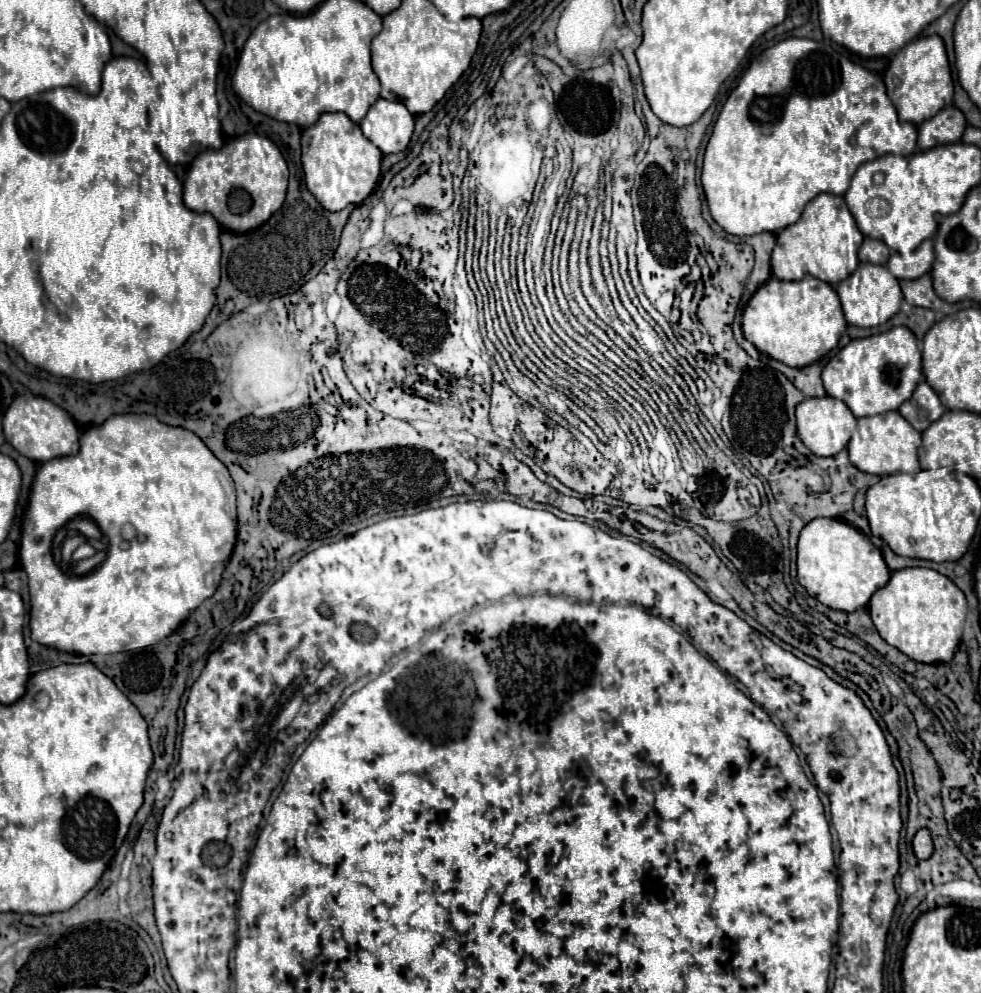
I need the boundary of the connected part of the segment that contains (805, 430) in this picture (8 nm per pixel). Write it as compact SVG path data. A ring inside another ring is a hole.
M832 396L806 398L796 406L796 420L800 440L816 456L834 456L840 450L844 450L856 428L856 416L848 410L848 406L842 400L834 400Z

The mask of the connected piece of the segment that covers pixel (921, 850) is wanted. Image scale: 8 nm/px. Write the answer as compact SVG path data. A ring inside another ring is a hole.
M920 828L912 840L912 848L914 848L914 854L918 858L930 858L932 856L932 838L930 838L930 832L926 828Z

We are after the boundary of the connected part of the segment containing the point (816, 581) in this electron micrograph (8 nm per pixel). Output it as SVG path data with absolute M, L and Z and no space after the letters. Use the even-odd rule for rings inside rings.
M814 518L802 528L798 540L798 582L824 606L842 612L864 608L870 596L888 580L890 570L882 552L848 522Z

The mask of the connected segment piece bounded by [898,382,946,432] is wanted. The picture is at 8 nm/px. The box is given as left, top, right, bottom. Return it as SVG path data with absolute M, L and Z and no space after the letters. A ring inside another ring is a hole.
M920 382L912 394L910 400L906 400L906 404L900 406L898 410L918 432L924 432L934 420L938 420L946 408L940 402L940 398L936 396L936 392L926 384Z

